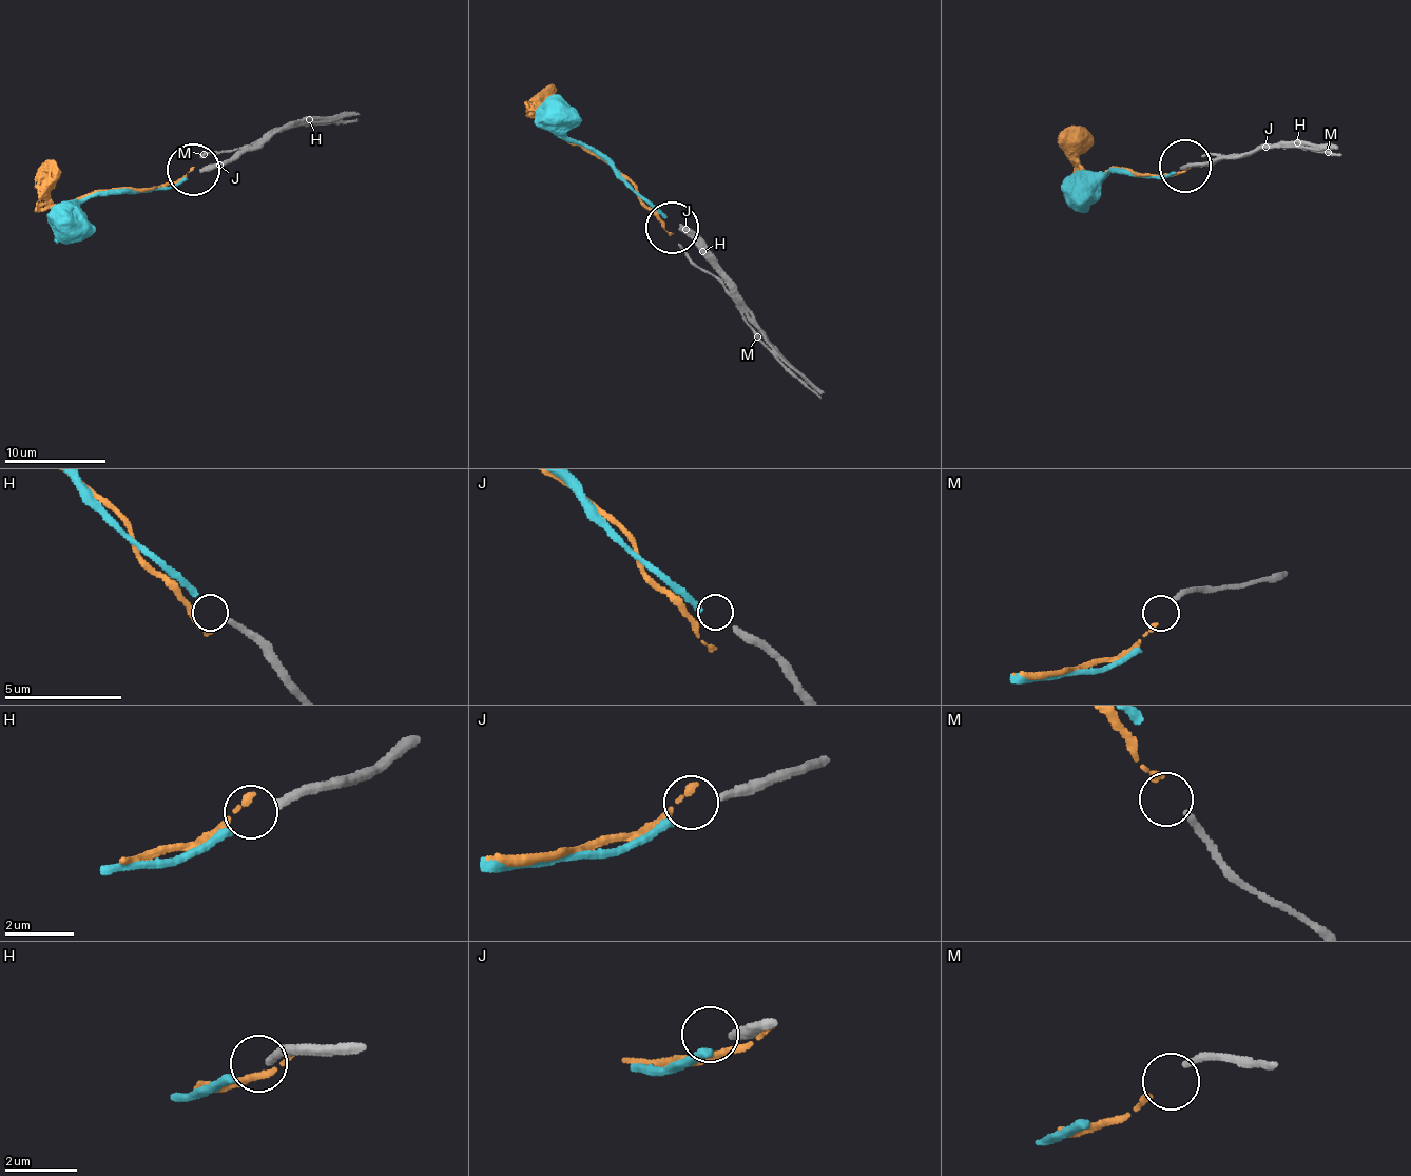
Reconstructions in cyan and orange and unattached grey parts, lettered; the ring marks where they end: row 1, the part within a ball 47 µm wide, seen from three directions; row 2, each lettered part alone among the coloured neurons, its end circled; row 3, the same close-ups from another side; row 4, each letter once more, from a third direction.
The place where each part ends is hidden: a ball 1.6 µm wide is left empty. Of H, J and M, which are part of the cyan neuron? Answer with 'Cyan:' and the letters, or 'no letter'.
Cyan: J

